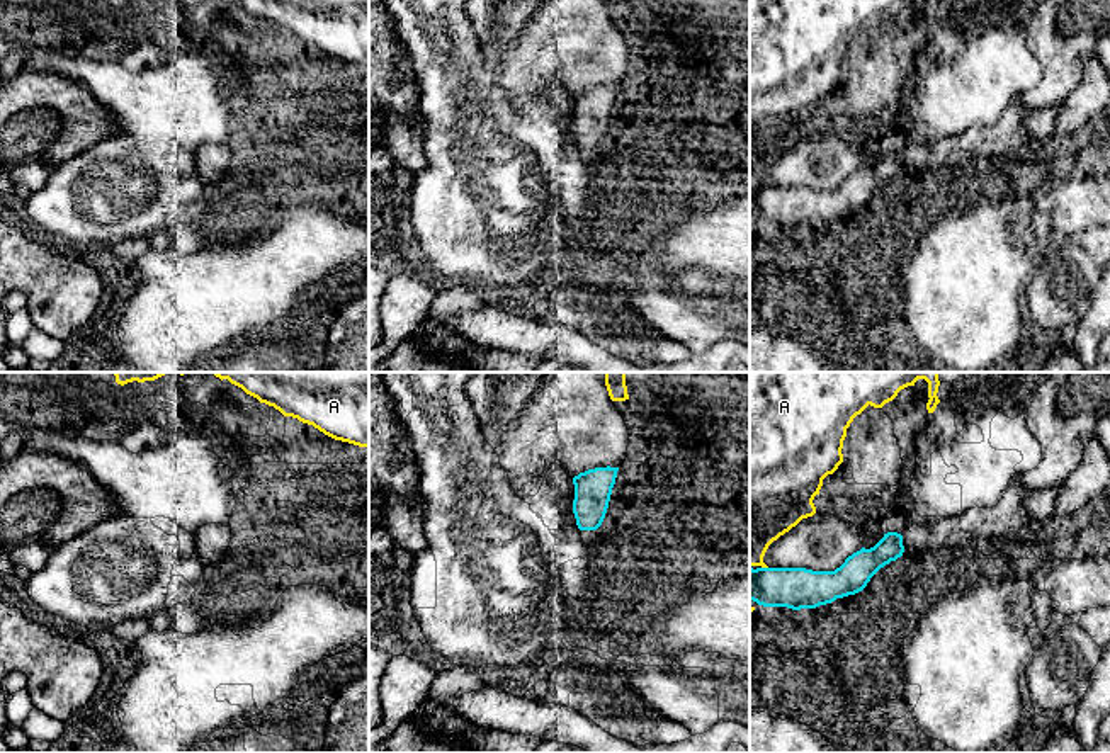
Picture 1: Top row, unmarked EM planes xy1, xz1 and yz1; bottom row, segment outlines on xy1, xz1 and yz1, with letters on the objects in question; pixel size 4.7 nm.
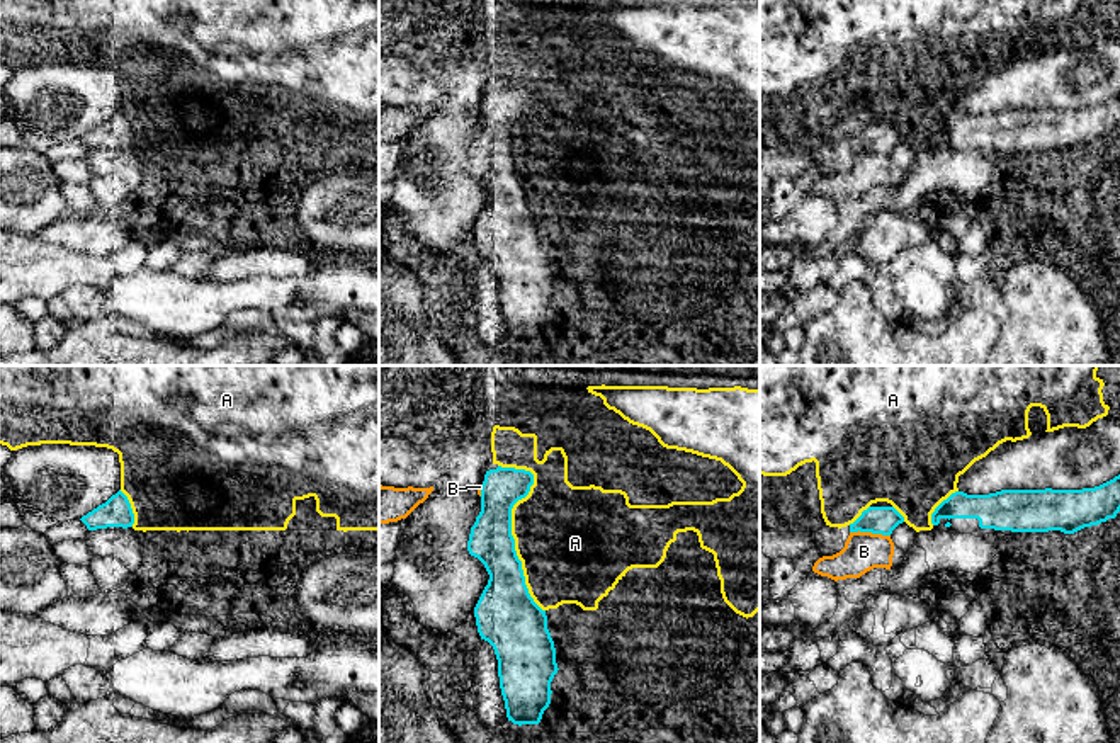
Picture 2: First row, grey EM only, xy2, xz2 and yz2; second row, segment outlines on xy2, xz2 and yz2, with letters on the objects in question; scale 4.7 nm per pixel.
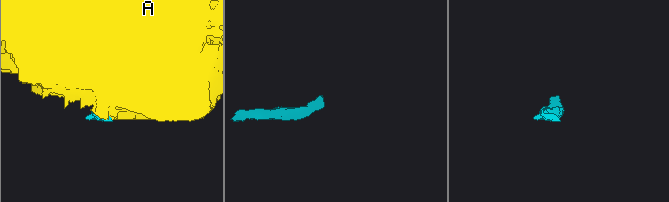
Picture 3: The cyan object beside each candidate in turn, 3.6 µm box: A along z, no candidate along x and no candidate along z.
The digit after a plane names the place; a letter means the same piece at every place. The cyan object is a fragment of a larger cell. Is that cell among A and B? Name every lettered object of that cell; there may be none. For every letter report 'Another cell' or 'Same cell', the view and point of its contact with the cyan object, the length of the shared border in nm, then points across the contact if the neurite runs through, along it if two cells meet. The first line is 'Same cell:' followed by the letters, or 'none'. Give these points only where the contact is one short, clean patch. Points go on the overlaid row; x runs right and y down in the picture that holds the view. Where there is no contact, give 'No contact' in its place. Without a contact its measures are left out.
Same cell: none
A: Another cell. Touches cyan at xz2 (510, 526). Shared border 750 nm
B: Another cell. Touches cyan at yz2 (871, 531). Shared border 190 nm

